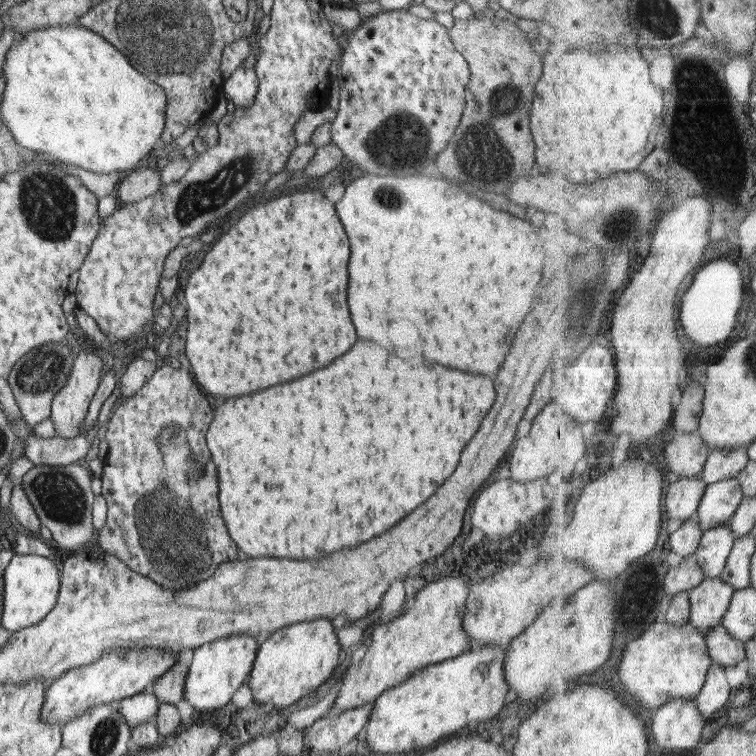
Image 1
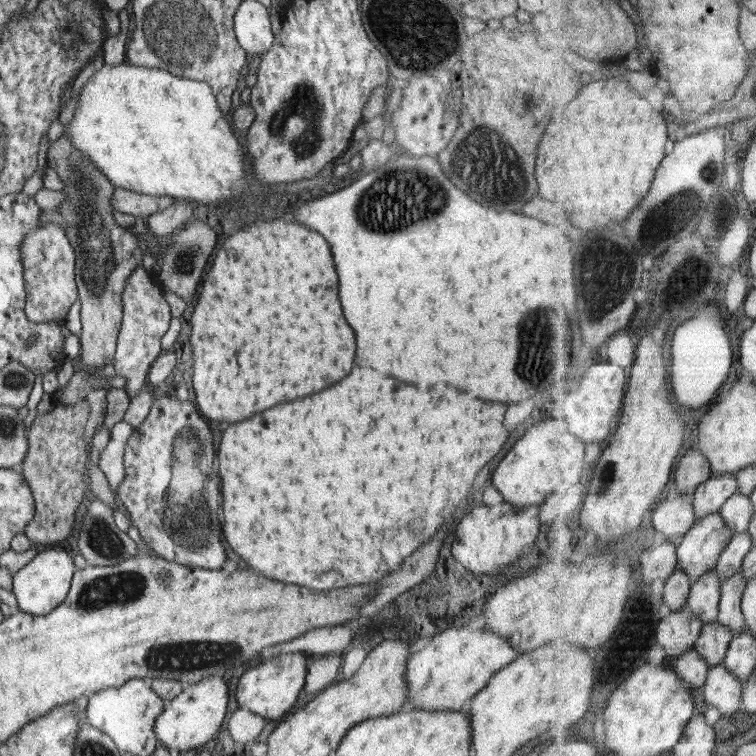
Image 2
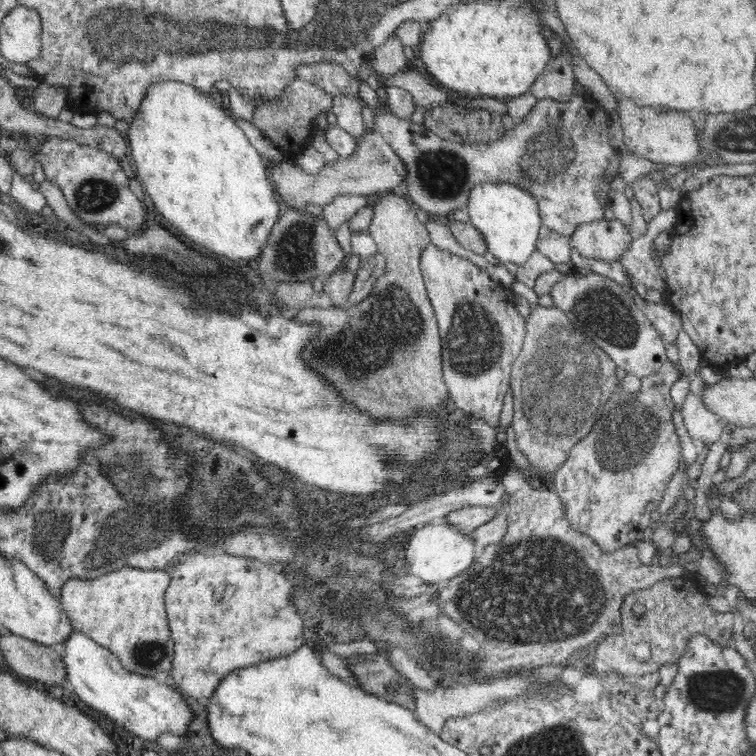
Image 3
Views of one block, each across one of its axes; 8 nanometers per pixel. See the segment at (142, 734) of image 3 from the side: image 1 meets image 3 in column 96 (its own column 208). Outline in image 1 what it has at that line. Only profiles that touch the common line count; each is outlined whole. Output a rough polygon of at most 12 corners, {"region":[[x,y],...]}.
{"region":[[249,634],[193,650],[184,696],[195,710],[228,704],[260,642]]}

